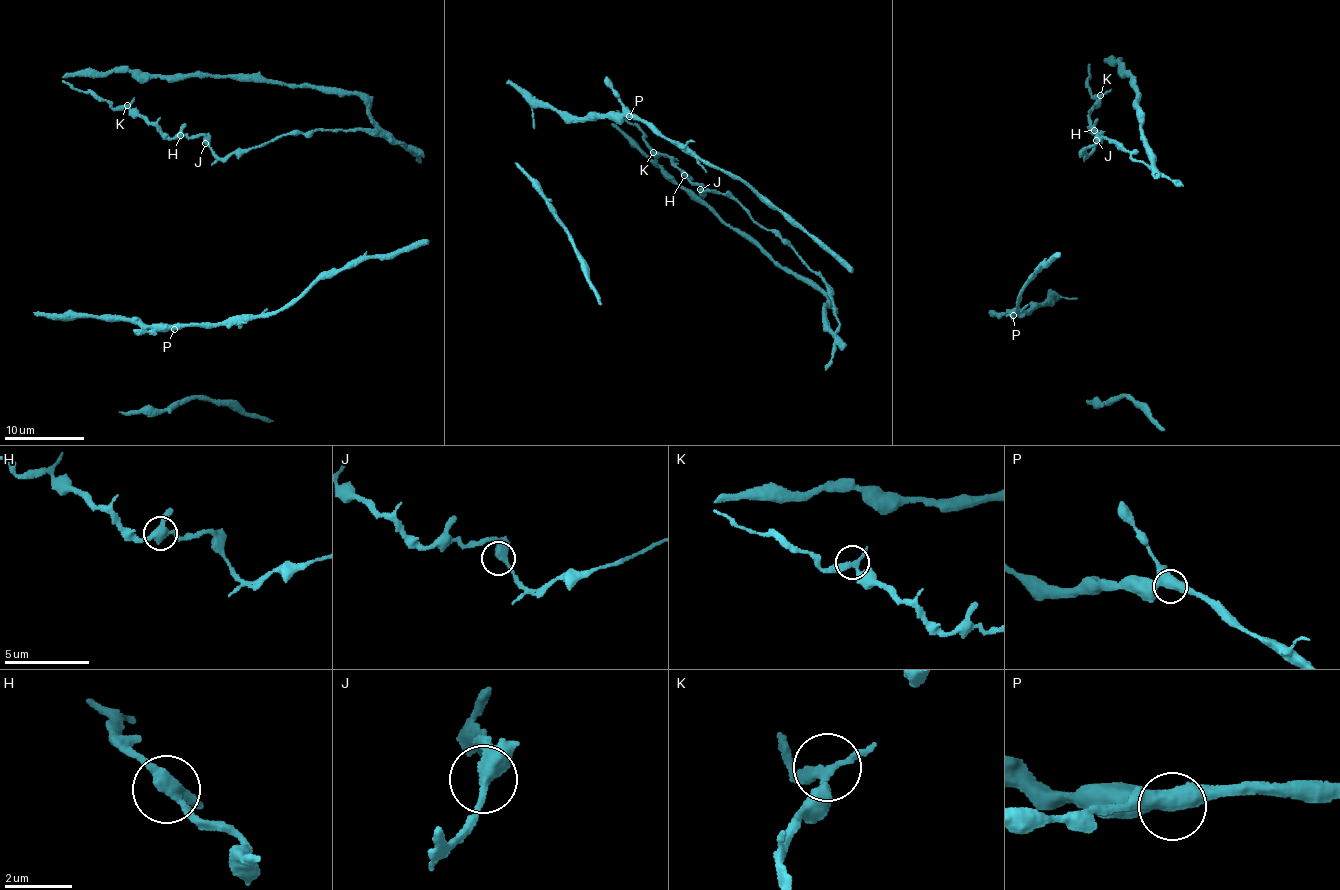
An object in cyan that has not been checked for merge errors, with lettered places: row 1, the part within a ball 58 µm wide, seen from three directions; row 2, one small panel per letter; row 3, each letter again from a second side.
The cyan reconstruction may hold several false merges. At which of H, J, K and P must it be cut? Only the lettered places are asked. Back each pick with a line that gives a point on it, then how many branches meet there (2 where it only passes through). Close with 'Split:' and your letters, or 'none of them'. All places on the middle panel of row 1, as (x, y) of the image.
Split: none of them

